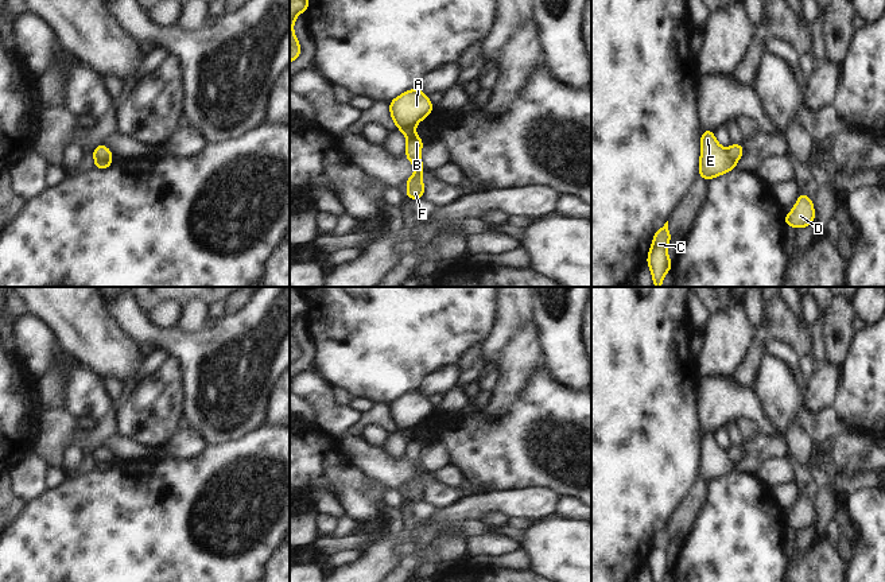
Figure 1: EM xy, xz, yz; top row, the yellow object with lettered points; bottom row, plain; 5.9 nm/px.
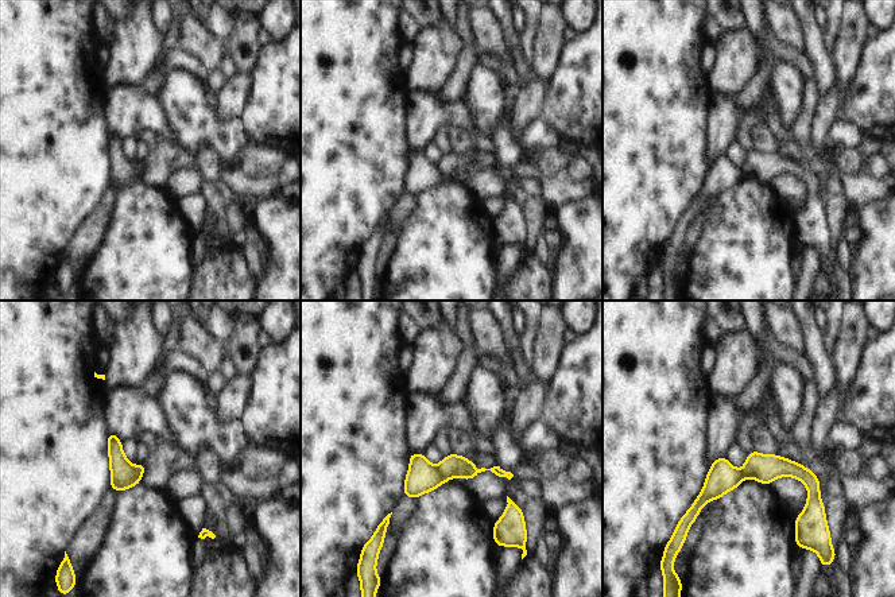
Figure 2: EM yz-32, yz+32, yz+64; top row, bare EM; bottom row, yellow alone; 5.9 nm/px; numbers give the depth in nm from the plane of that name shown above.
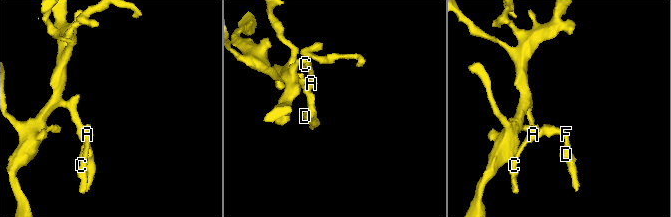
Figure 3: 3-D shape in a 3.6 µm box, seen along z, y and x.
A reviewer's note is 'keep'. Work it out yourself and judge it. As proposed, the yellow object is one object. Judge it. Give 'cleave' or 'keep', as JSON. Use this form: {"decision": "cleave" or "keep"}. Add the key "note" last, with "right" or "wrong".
{"decision": "cleave", "note": "wrong"}

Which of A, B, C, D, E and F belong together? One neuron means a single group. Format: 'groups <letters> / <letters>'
groups A C E / B D F

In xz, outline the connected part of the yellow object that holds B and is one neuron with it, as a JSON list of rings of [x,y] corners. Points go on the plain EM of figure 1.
[[[403,428],[400,430],[400,432],[407,439],[405,459],[416,469],[415,476],[411,477],[408,482],[405,484],[408,489],[405,498],[411,501],[422,501],[424,497],[424,489],[423,489],[422,480],[423,480],[423,473],[426,470],[420,462],[420,451],[424,443],[418,439],[414,428]]]

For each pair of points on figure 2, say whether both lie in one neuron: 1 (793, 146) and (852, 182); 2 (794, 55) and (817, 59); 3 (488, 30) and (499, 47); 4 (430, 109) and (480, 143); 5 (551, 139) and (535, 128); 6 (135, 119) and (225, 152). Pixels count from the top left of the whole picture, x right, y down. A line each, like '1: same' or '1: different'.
1: same
2: different
3: same
4: same
5: same
6: different

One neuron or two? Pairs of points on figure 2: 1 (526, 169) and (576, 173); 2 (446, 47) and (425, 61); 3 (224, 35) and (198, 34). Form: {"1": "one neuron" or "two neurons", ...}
{"1": "two neurons", "2": "one neuron", "3": "two neurons"}

